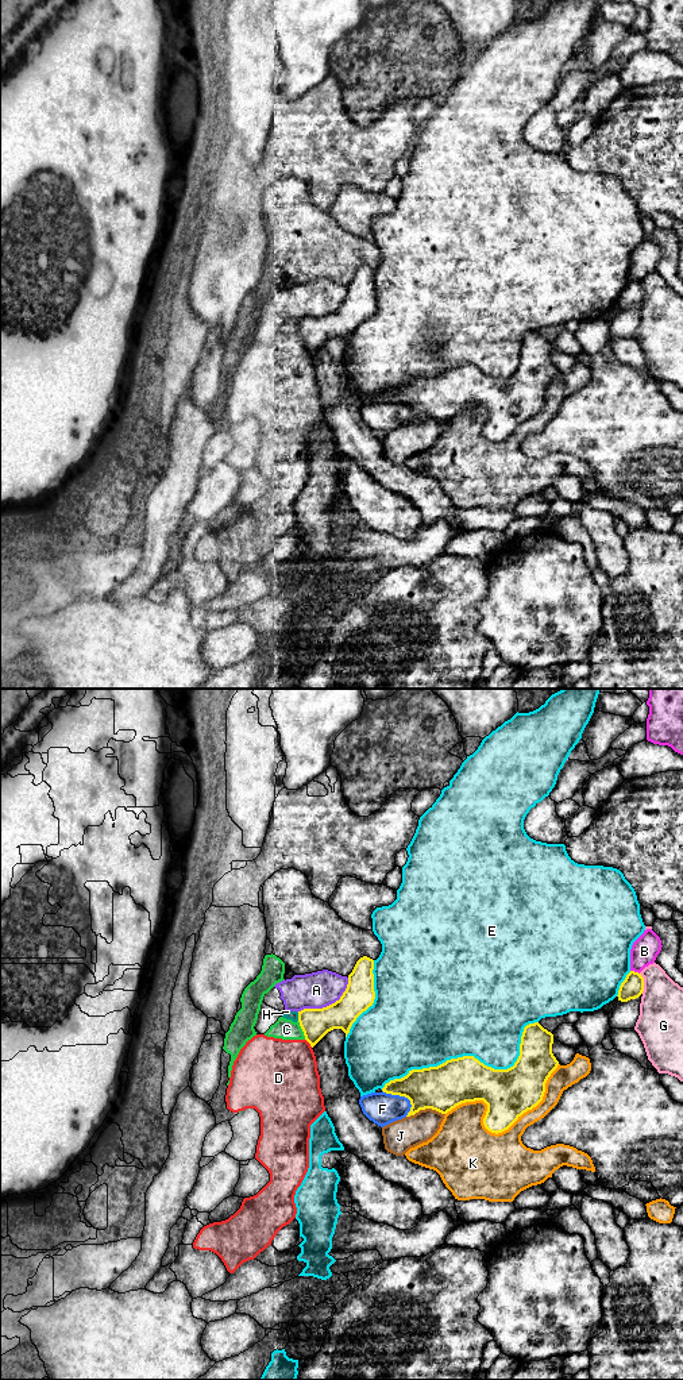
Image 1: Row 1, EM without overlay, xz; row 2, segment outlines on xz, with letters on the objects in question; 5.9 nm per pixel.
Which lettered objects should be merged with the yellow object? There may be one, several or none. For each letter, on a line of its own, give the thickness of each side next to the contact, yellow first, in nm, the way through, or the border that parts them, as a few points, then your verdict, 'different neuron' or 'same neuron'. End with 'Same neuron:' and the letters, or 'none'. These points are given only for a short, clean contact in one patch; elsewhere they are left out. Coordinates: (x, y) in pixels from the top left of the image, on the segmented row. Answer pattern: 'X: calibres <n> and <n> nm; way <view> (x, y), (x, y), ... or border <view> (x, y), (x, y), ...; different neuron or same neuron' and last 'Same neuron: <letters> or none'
A: calibres 180 and 220 nm; different neuron
B: calibres 140 and 160 nm; different neuron
C: calibres 180 and 120 nm; different neuron
D: calibres 180 and 420 nm; border xz (305, 1039), (312, 1047); different neuron
E: calibres 280 and 500 nm; different neuron
F: calibres 260 and 190 nm; different neuron
G: calibres 140 and 260 nm; different neuron
H: calibres 180 and 60 nm; different neuron
J: calibres 280 and 190 nm; border xz (444, 1113), (420, 1109), (406, 1117); different neuron
K: calibres 280 and 420 nm; different neuron
Same neuron: none

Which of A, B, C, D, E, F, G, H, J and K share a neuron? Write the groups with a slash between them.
A / B / C D H / E / F / G / J / K

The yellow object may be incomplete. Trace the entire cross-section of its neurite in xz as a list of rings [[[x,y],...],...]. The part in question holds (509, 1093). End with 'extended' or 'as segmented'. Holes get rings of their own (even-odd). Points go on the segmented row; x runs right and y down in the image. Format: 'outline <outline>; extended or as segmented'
outline [[[539,1022],[529,1024],[521,1036],[520,1056],[508,1069],[494,1069],[474,1056],[463,1056],[447,1060],[437,1067],[412,1069],[406,1076],[386,1083],[382,1091],[410,1100],[412,1107],[406,1117],[425,1109],[447,1114],[462,1103],[483,1100],[487,1105],[483,1125],[489,1132],[498,1134],[508,1130],[524,1113],[543,1100],[545,1083],[559,1065],[552,1053],[552,1044],[551,1032]]]; as segmented

